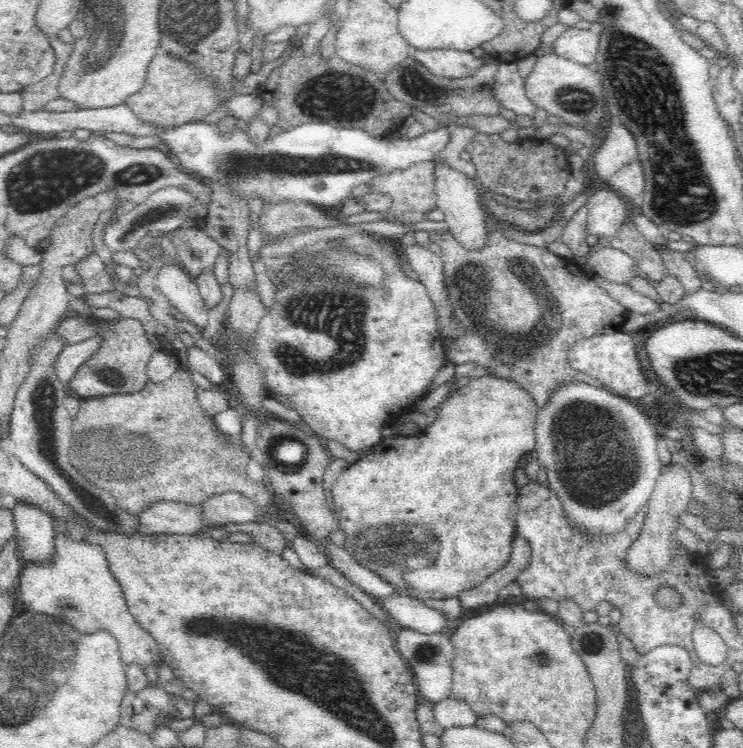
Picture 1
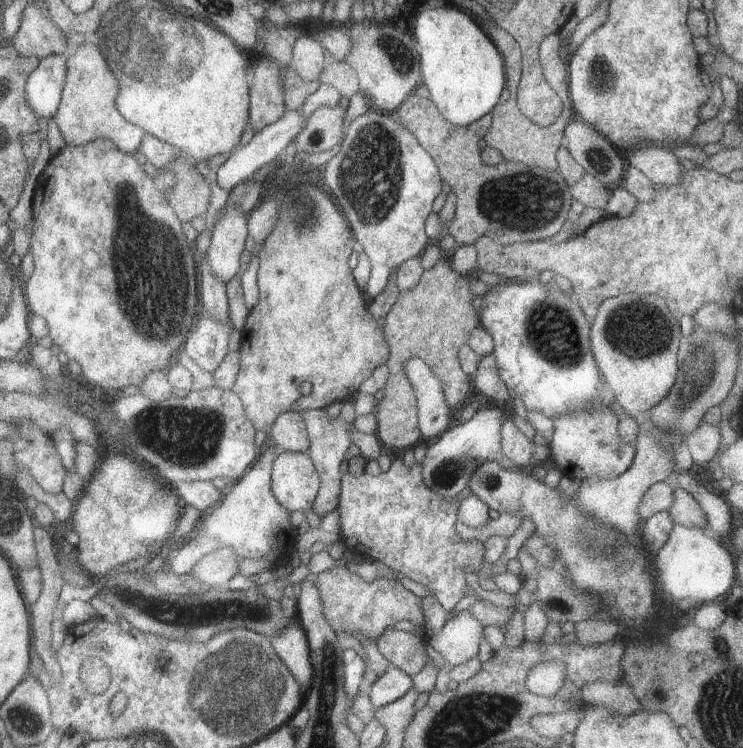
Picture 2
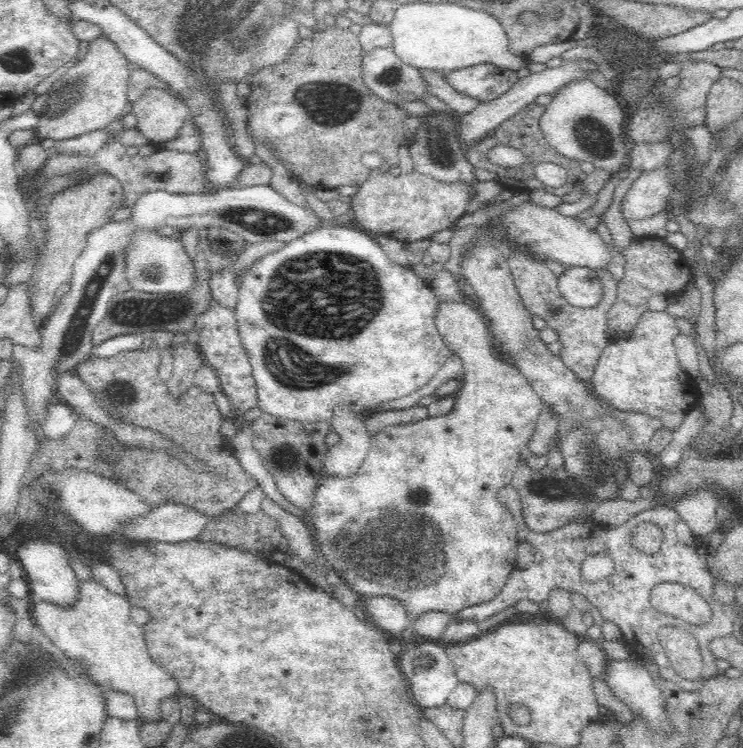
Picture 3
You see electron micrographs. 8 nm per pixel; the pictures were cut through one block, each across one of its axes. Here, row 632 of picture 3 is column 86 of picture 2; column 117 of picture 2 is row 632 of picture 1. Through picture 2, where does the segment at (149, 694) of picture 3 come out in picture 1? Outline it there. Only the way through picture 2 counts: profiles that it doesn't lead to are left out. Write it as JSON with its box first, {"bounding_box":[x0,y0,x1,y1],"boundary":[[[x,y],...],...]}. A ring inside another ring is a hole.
{"bounding_box":[18,532,162,668],"boundary":[[[56,532],[52,560],[24,562],[18,578],[18,590],[24,606],[34,614],[54,616],[62,622],[66,620],[84,632],[112,632],[112,636],[118,638],[124,666],[140,664],[148,668],[162,662],[156,640],[142,630],[136,618],[130,614],[124,590],[112,574],[112,566],[108,564],[108,558],[100,546],[94,546],[86,540],[76,542],[68,532]]]}

